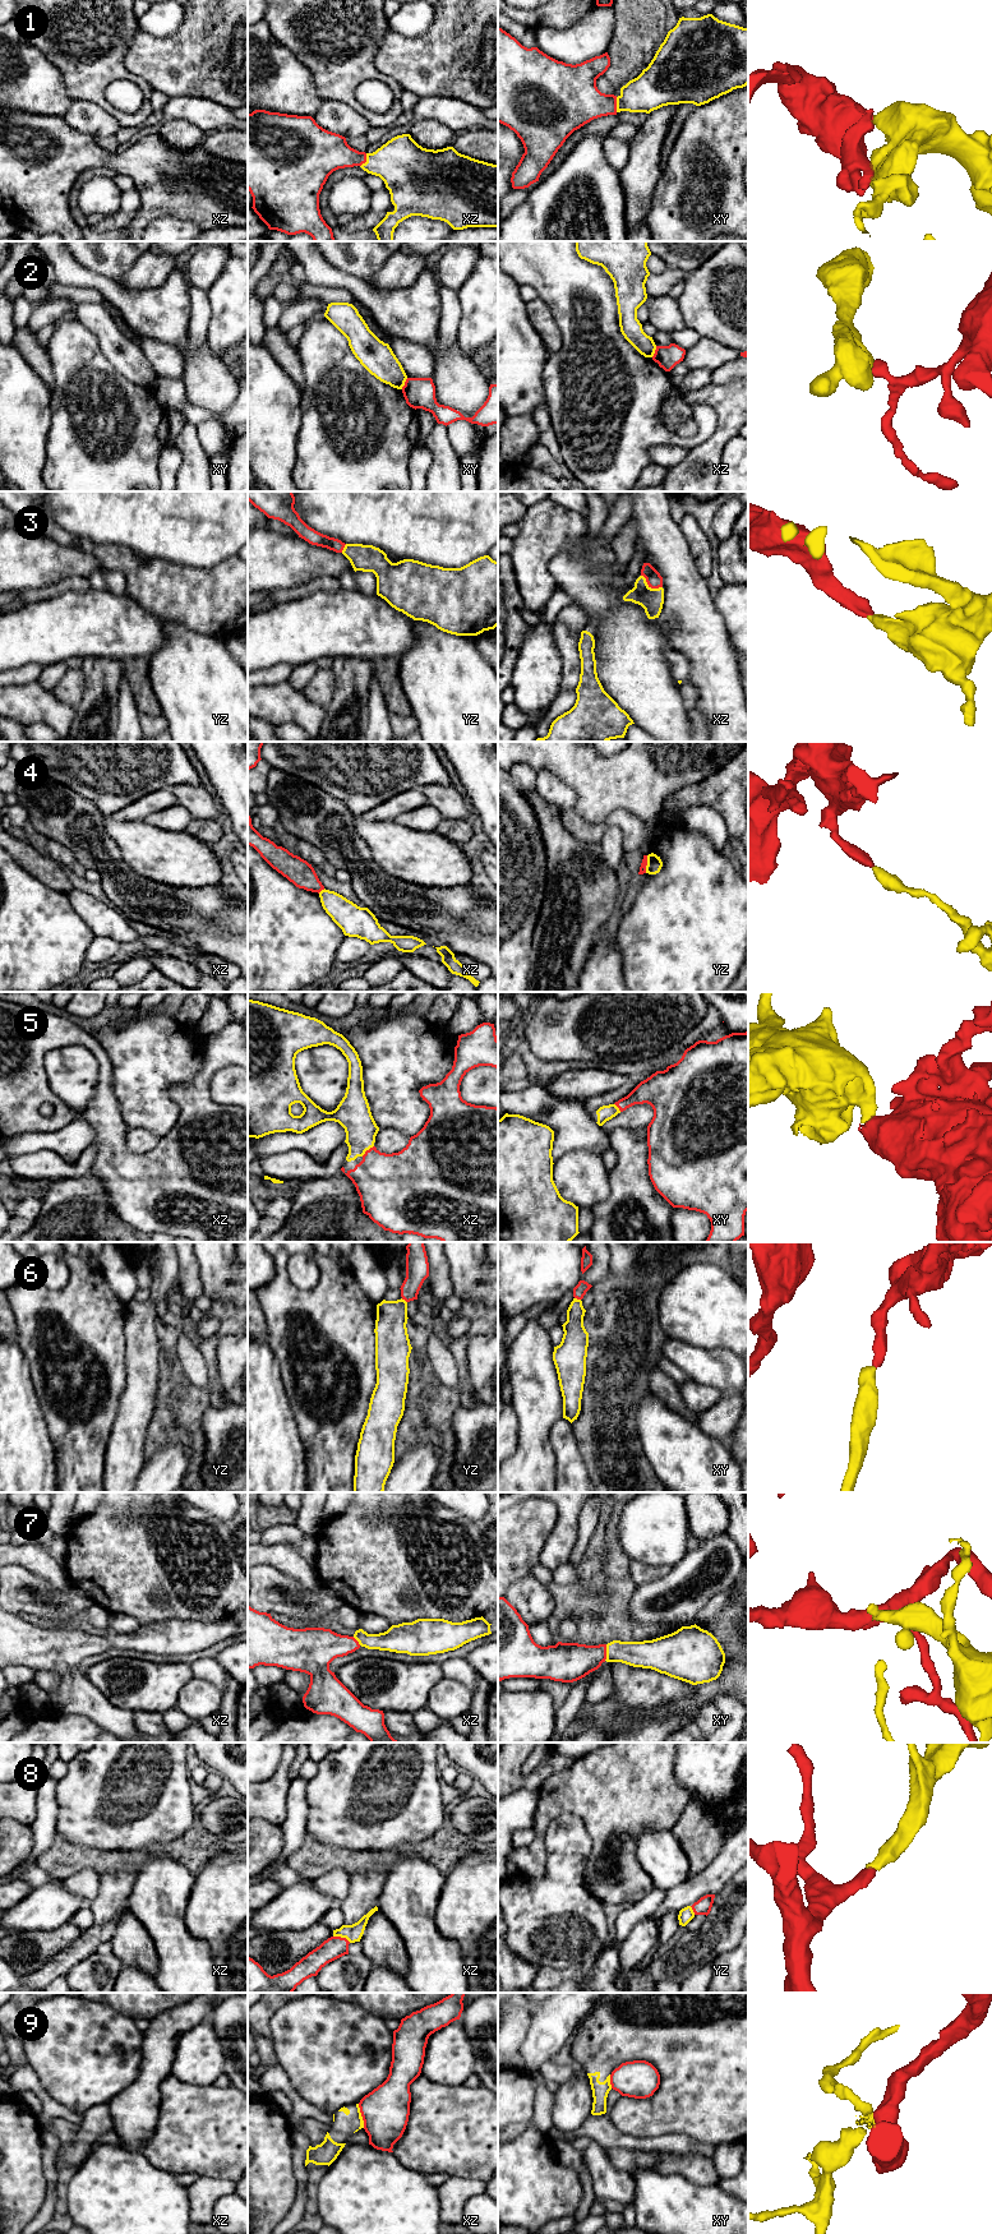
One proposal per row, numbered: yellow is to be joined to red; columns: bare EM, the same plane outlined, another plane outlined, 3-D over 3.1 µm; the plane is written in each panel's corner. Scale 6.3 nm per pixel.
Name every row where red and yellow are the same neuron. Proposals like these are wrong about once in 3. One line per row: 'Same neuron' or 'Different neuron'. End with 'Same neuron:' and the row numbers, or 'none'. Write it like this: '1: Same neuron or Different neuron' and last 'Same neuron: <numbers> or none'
1: Same neuron
2: Different neuron
3: Same neuron
4: Different neuron
5: Same neuron
6: Same neuron
7: Same neuron
8: Same neuron
9: Different neuron
Same neuron: 1, 3, 5, 6, 7, 8

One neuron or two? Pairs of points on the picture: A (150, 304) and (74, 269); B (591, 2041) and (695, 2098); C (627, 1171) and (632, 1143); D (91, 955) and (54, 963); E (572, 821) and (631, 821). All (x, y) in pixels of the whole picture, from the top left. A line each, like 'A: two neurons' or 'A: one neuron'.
A: one neuron
B: one neuron
C: one neuron
D: two neurons
E: one neuron

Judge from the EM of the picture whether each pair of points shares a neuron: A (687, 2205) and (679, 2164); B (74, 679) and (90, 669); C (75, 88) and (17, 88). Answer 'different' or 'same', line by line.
A: different
B: different
C: different

